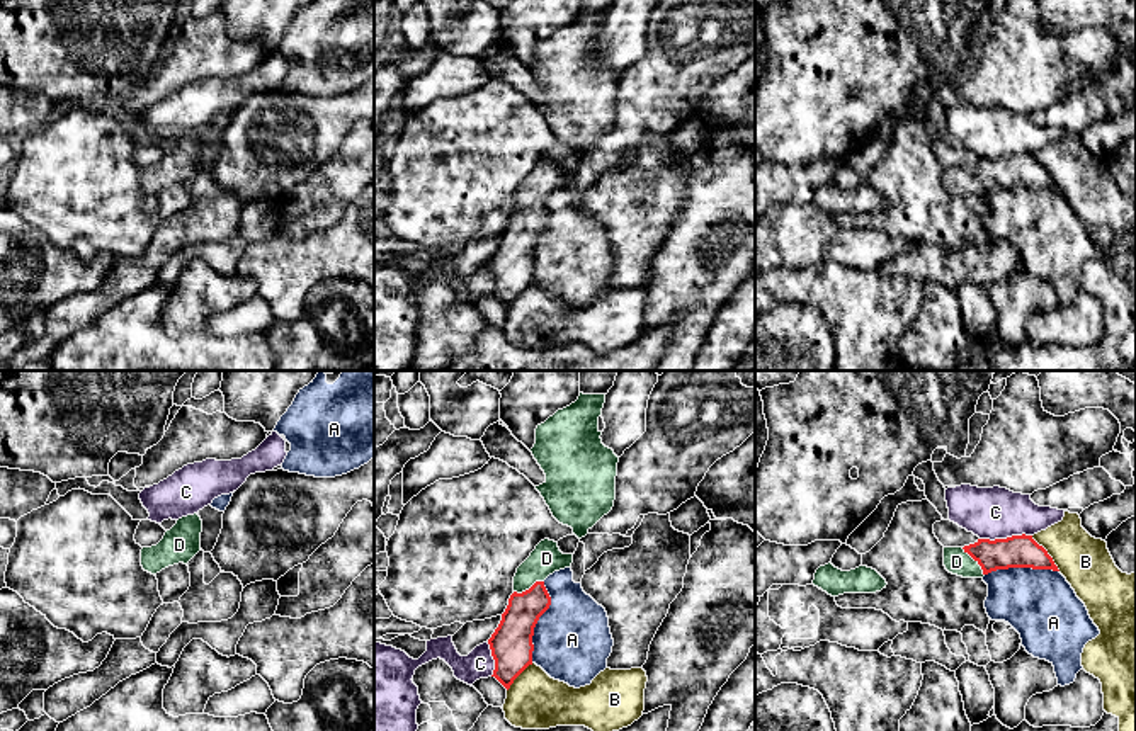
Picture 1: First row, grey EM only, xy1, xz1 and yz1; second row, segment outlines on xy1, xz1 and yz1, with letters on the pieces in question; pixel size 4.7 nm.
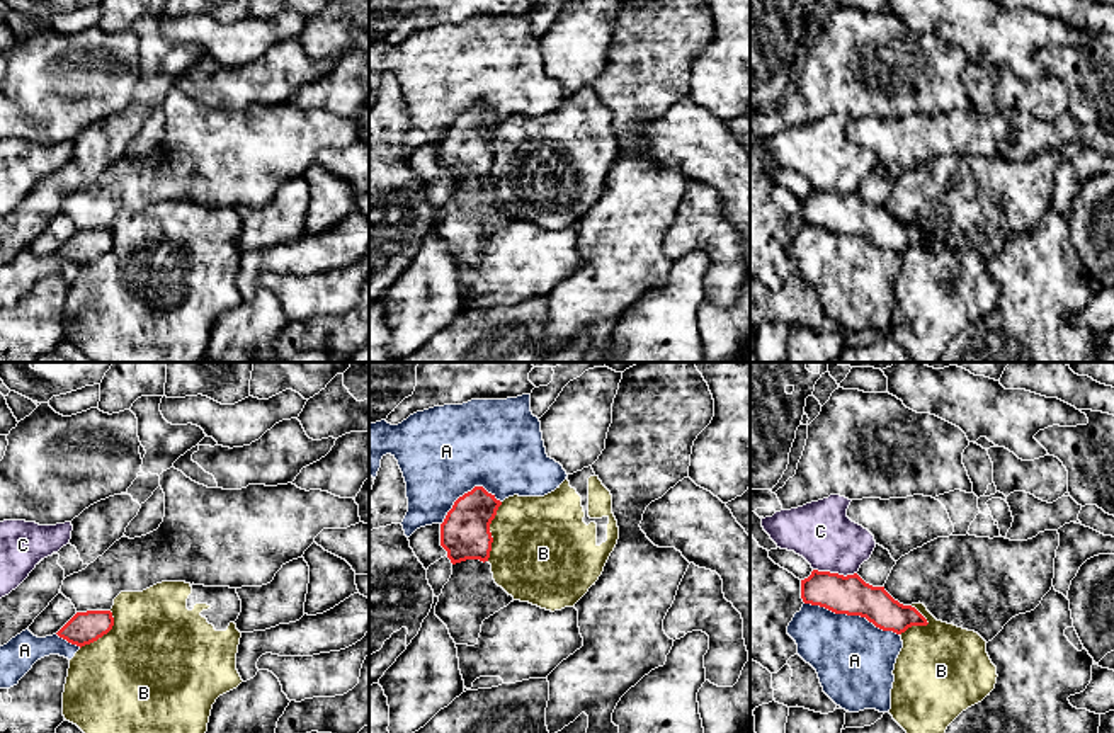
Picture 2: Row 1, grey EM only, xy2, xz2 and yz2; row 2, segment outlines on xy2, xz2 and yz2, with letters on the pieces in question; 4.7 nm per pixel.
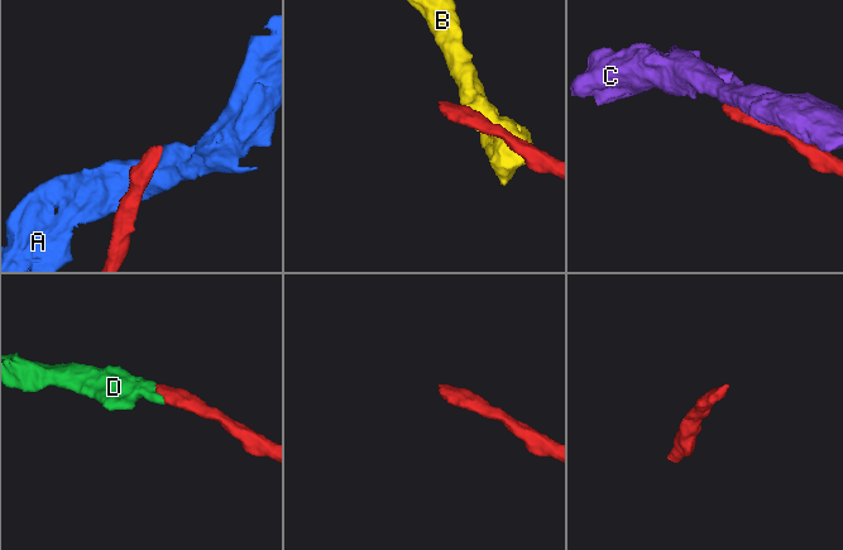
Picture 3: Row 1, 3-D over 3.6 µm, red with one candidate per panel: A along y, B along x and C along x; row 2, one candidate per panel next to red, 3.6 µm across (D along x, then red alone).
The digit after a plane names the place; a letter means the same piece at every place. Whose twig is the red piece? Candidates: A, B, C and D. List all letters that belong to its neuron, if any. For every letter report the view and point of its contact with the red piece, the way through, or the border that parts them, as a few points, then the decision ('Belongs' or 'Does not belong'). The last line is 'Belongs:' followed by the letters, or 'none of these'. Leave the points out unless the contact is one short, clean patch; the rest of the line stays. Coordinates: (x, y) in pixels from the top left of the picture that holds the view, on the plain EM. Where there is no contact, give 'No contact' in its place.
A: Touches red at yz2 (852, 233). Does not belong
B: Touches red at xz2 (488, 150). Does not belong
C: Touches red at yz1 (1007, 157). Does not belong
D: Touches red at yz1 (975, 179). Path across: yz1 (1019, 170), (975, 179), (956, 181). Belongs
Belongs: D

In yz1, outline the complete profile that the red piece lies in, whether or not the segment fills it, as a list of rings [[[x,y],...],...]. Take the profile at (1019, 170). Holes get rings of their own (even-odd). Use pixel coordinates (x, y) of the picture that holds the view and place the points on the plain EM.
[[[1025,153],[995,160],[978,158],[964,167],[944,167],[944,185],[963,197],[983,197],[1008,187],[1059,190],[1048,170]]]

